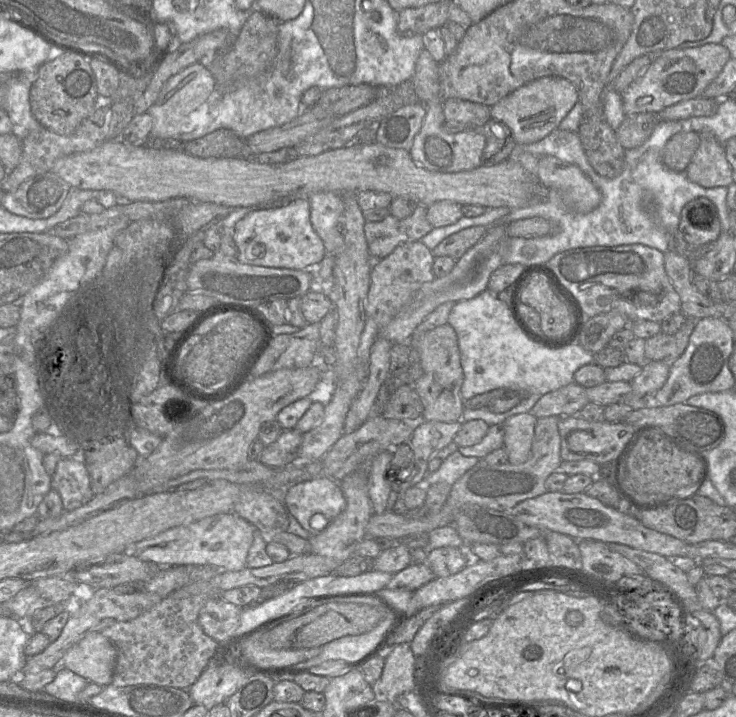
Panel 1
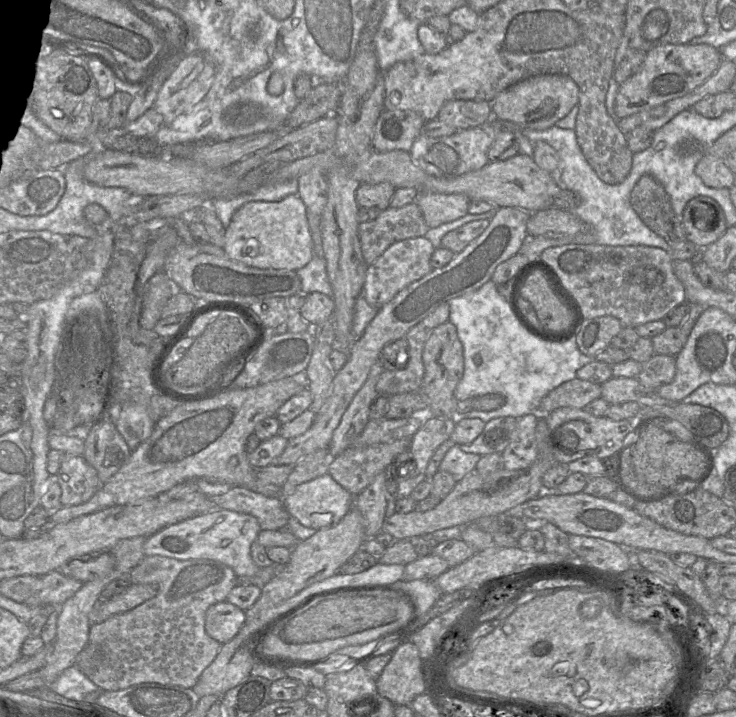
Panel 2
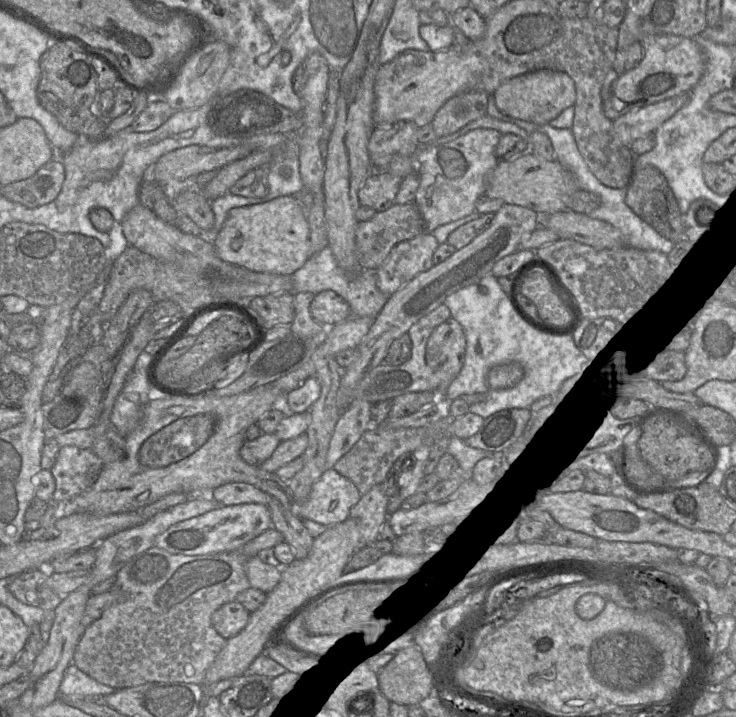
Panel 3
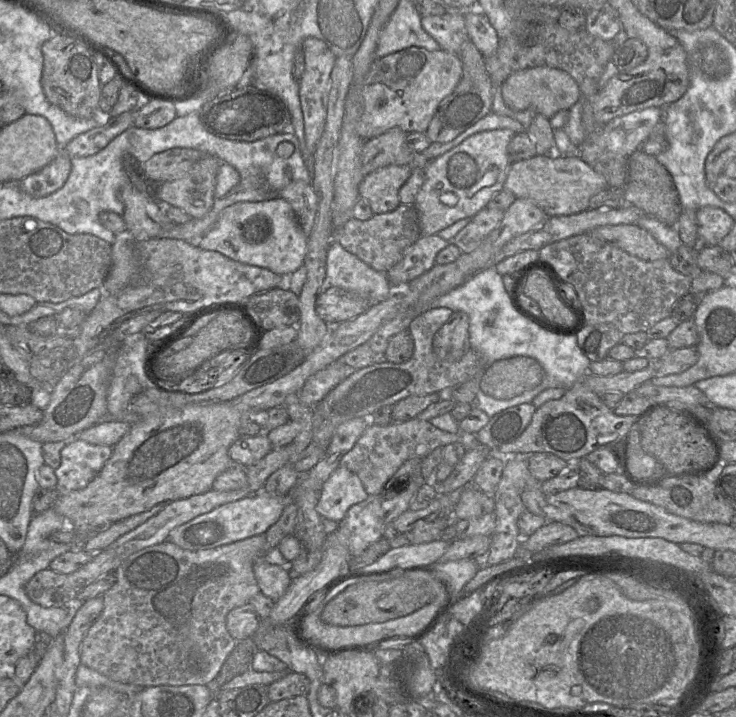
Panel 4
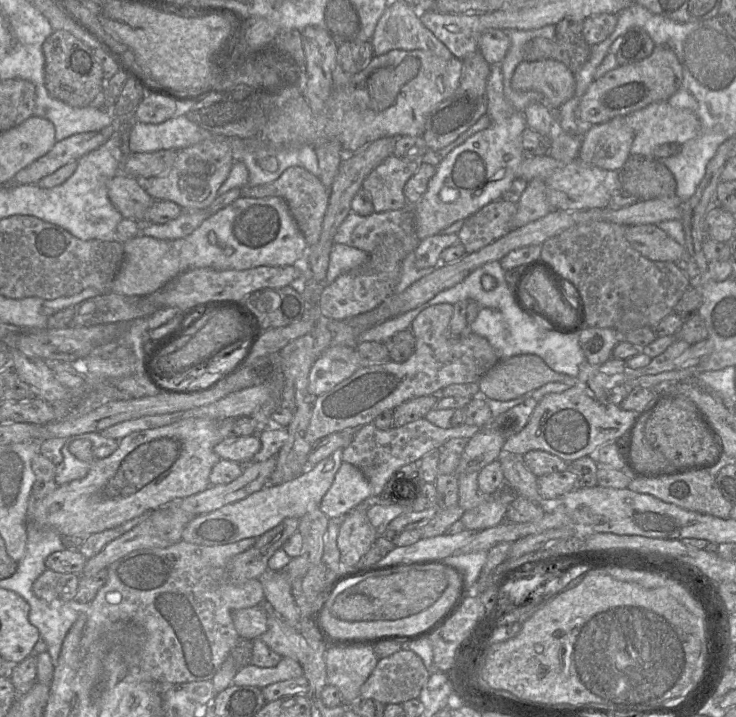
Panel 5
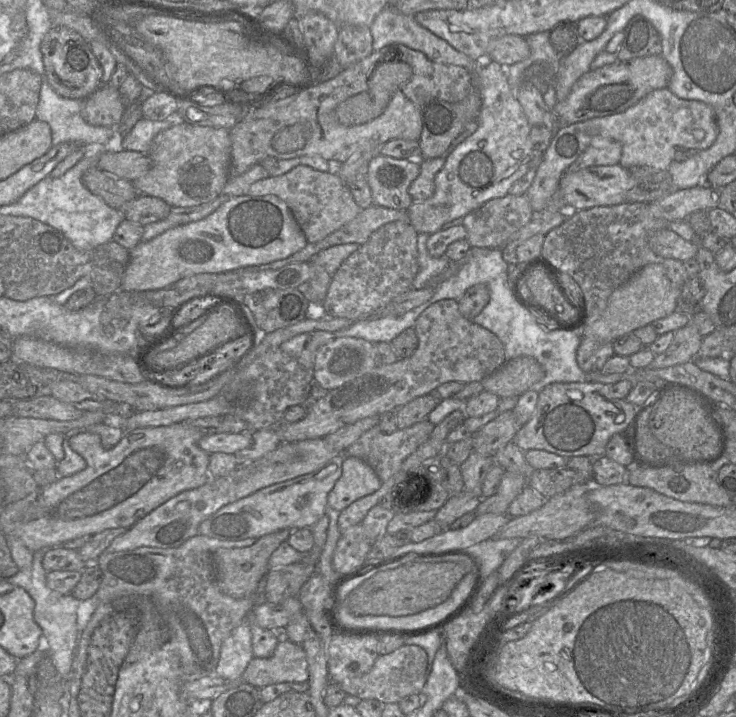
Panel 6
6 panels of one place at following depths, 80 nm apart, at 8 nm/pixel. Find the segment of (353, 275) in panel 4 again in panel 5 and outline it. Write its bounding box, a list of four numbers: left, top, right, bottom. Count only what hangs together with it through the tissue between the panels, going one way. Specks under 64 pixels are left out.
[325,243,368,284]

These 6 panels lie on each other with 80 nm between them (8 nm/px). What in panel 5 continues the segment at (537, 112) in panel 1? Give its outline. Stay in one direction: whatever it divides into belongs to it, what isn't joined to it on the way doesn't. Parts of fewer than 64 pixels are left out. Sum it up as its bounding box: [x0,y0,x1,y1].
[512,59,575,109]

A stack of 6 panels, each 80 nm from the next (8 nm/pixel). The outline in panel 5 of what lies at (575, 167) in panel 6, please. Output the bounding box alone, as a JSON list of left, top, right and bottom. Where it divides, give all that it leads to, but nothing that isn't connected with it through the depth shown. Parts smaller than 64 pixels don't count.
[579,116,633,171]

